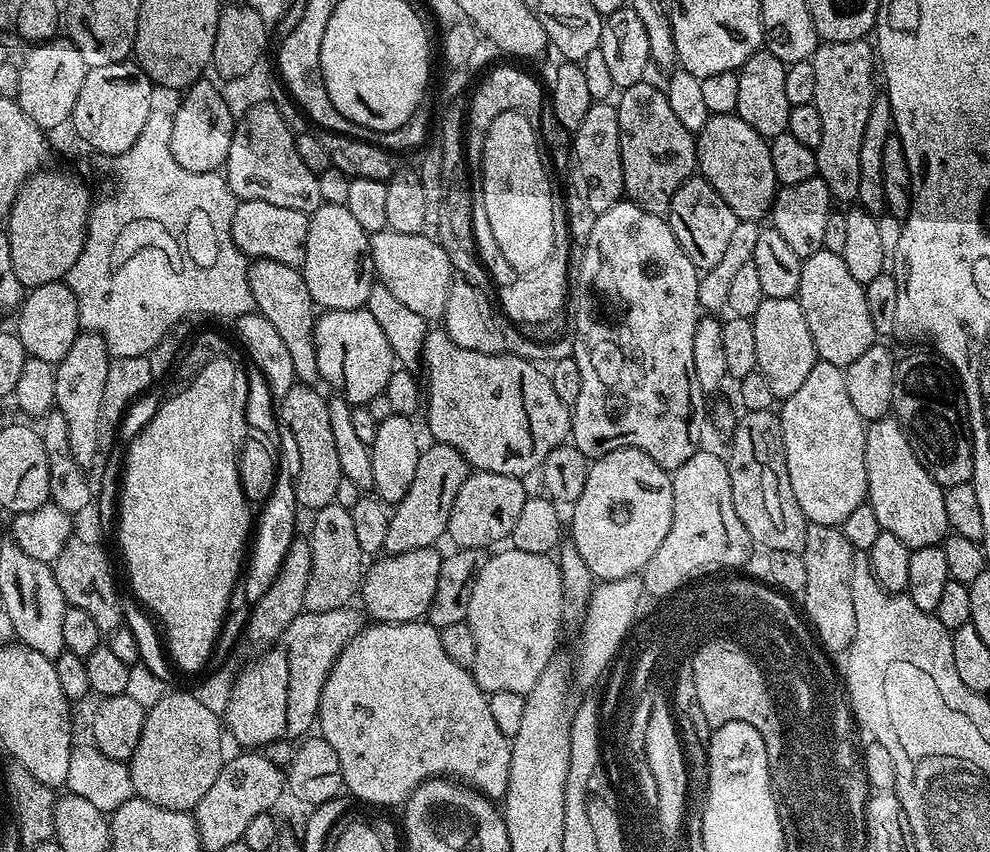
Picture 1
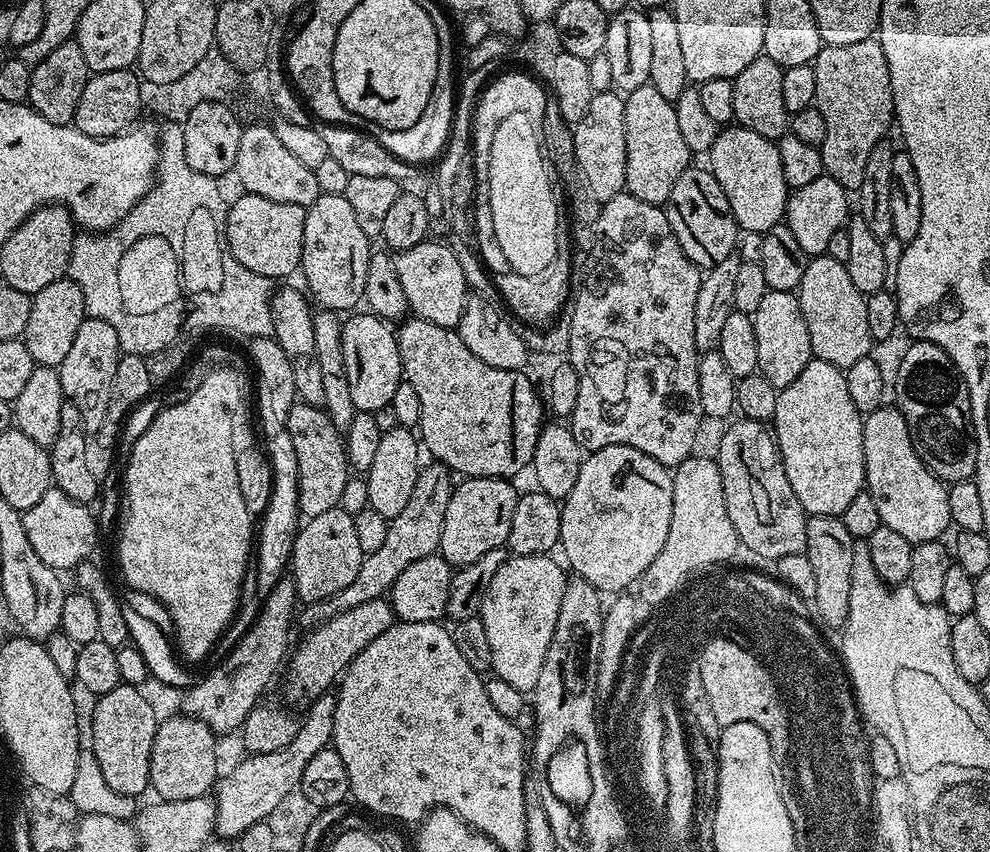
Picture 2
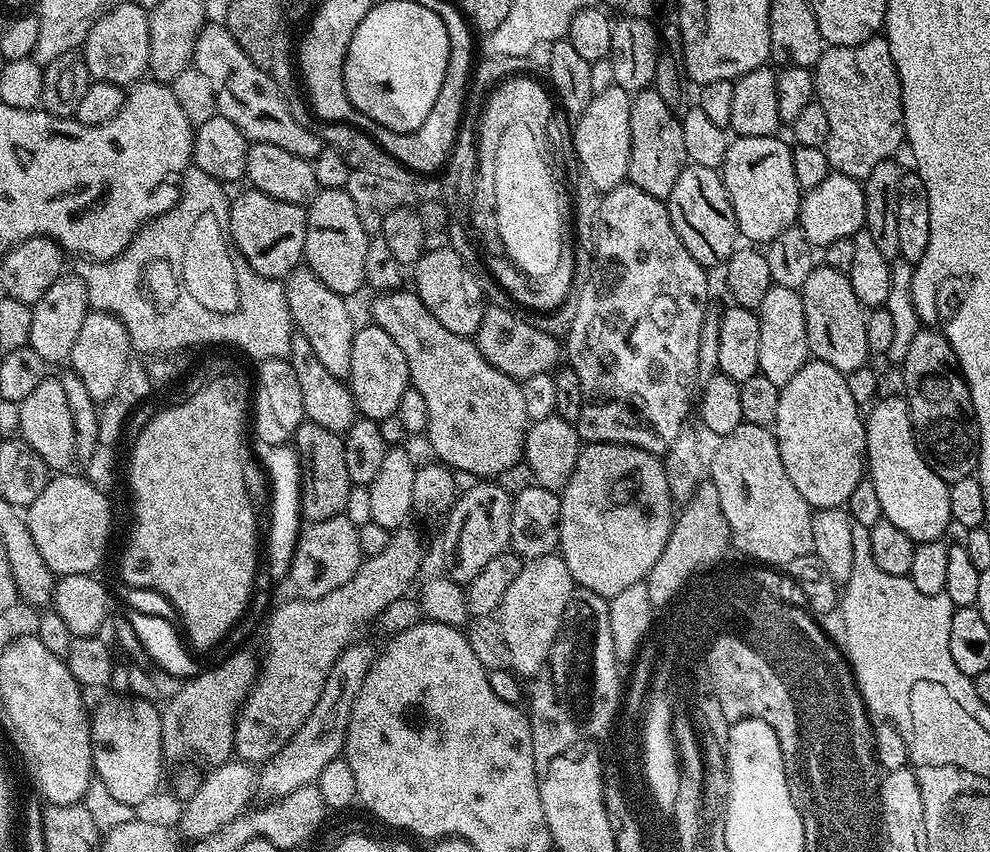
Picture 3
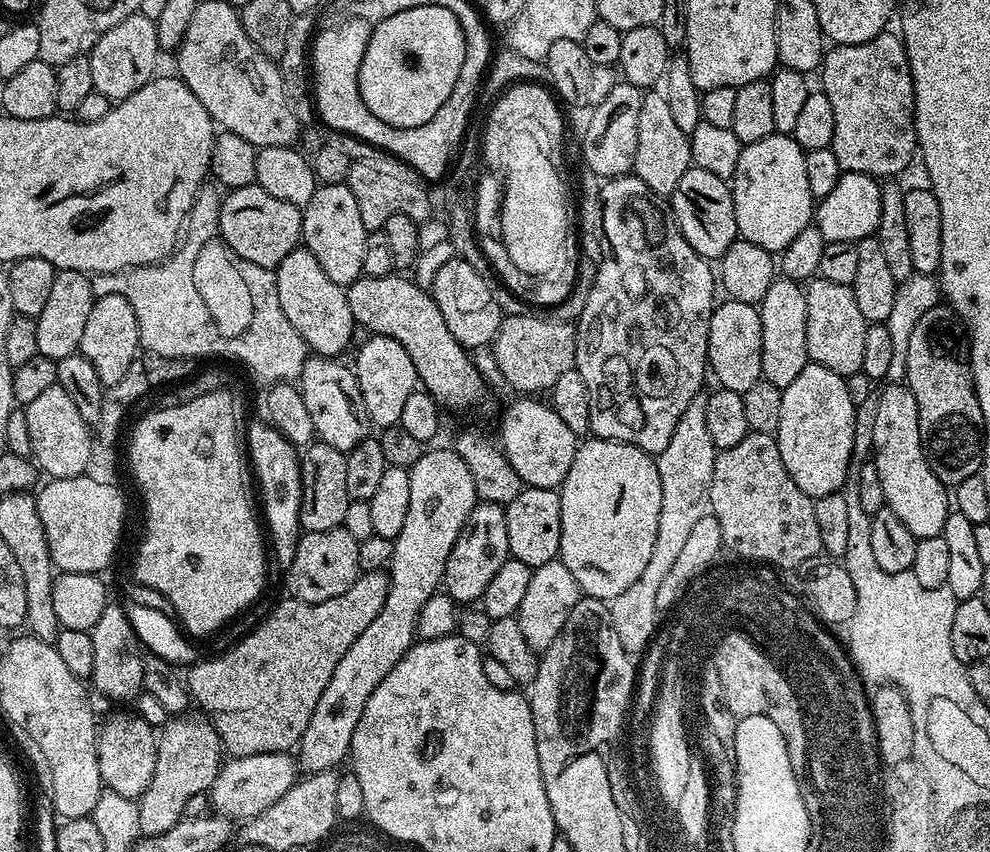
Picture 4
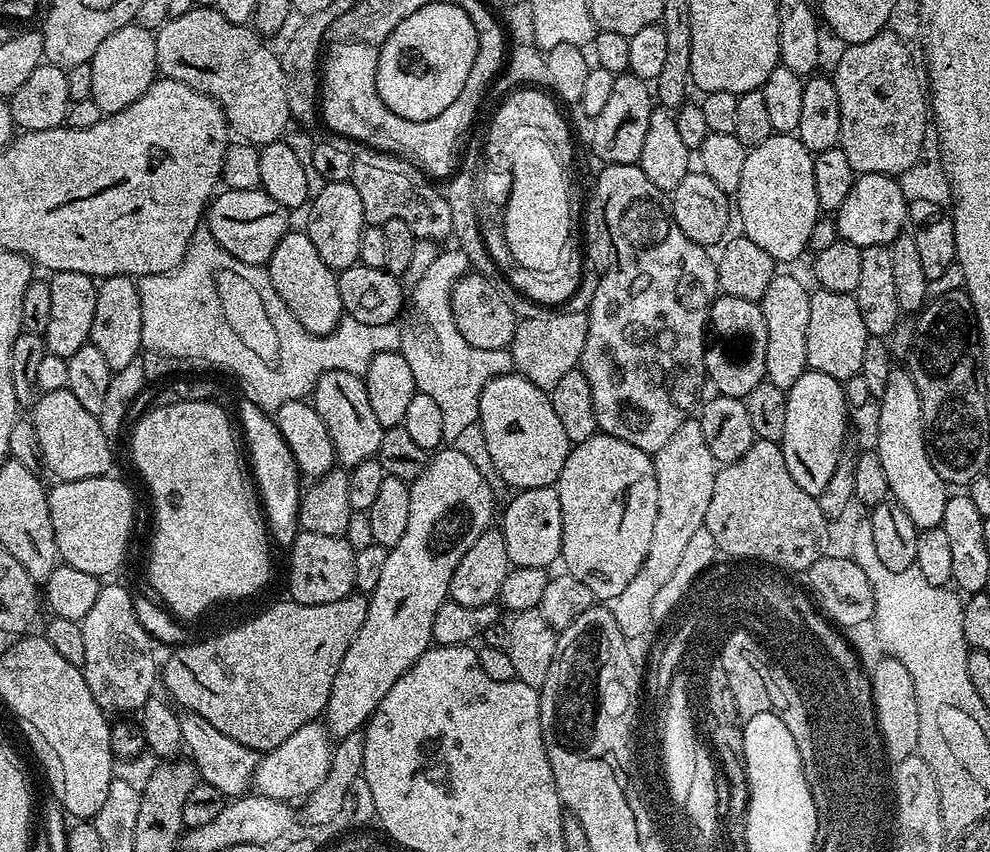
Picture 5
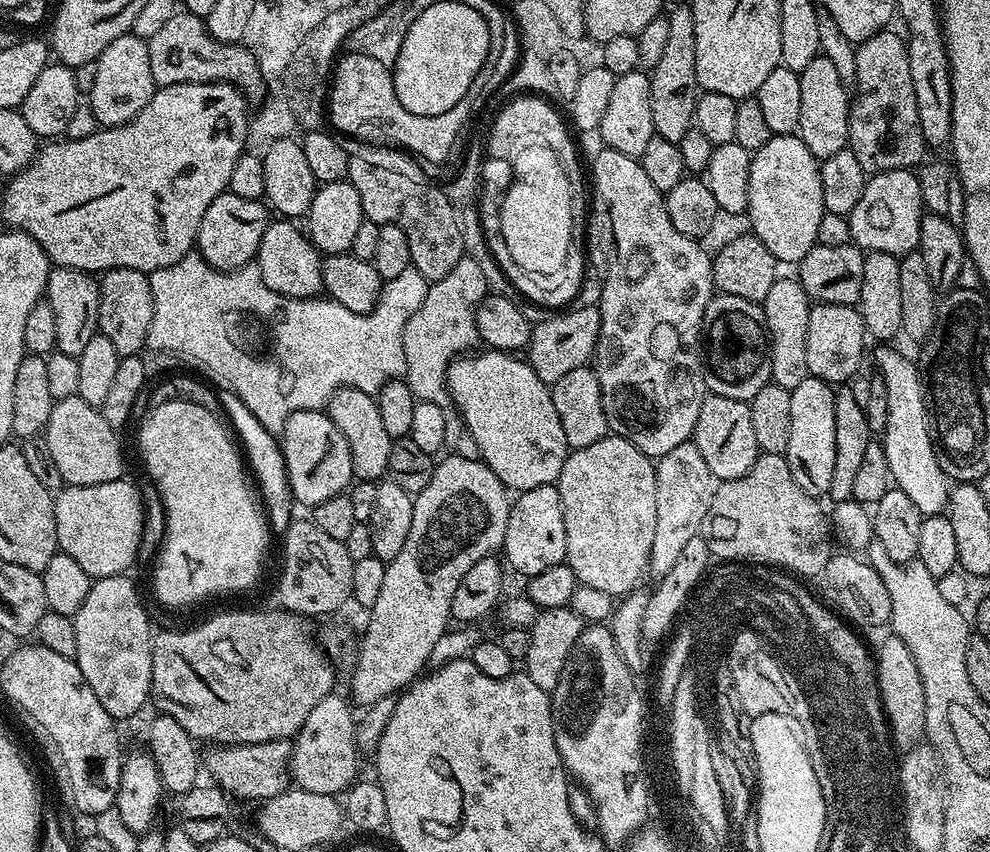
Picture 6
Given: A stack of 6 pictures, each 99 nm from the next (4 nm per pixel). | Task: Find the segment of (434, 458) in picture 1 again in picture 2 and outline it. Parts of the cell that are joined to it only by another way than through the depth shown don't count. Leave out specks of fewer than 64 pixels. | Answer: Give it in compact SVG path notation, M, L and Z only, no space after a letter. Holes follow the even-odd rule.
M439 462L425 463L418 474L418 482L414 482L410 502L406 502L402 514L388 521L386 539L383 540L379 550L365 555L362 566L358 570L358 578L354 578L354 582L350 582L346 590L334 594L330 599L305 607L302 616L308 620L316 619L316 622L323 622L338 612L345 612L354 606L362 606L362 602L387 597L391 593L394 582L402 574L402 570L410 566L410 562L418 562L418 558L426 558L439 549L442 526L446 522L446 506L450 506L453 487L454 476L447 466Z

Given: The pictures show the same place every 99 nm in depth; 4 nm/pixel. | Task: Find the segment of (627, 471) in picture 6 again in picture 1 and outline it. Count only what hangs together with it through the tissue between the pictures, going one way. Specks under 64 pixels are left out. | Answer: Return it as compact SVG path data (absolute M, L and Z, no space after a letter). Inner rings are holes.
M619 448L597 456L589 463L586 486L582 486L582 494L578 494L570 512L570 538L578 554L582 554L582 562L590 566L597 581L617 580L643 573L646 562L654 558L658 546L662 546L666 533L670 531L670 518L674 518L674 490L669 469L658 466L650 454L637 448Z

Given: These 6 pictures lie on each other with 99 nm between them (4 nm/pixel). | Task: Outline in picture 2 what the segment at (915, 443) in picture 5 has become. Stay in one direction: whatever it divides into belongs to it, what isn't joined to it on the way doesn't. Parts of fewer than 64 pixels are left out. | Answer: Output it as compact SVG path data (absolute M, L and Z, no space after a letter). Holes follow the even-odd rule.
M881 406L864 416L862 450L866 491L878 506L880 523L902 534L911 544L941 539L952 524L948 488L914 450L906 418L899 408Z

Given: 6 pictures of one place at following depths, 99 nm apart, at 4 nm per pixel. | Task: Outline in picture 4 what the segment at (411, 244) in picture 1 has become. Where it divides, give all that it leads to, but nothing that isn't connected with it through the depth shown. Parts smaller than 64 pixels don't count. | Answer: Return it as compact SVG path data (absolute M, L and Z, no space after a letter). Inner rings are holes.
M459 258L452 259L434 275L430 291L438 310L442 310L442 318L446 318L446 326L450 334L463 348L484 350L491 345L492 339L502 319L502 313L494 297L490 294L490 283L480 273L476 264Z

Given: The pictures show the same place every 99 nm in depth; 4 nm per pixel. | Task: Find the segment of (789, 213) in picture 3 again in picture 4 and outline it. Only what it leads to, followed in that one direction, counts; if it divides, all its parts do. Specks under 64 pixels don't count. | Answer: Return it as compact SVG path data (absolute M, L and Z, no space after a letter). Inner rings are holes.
M773 134L753 144L745 144L738 154L738 166L730 181L734 218L739 239L754 242L762 250L779 254L784 251L802 230L810 227L814 220L814 201L810 194L810 182L806 179L806 158L804 149L798 146L788 134Z

